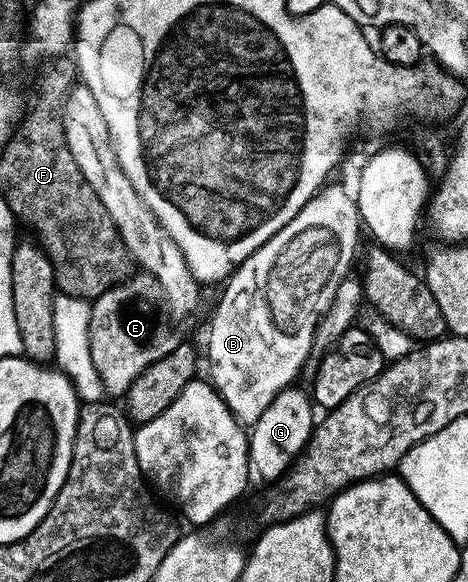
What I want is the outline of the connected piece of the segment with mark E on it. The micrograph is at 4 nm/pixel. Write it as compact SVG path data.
M141 270L91 300L91 305L88 340L94 369L98 369L98 377L102 377L102 385L109 396L127 396L138 373L166 357L177 345L177 336L172 336L172 327L168 324L170 312L166 293L149 271Z

